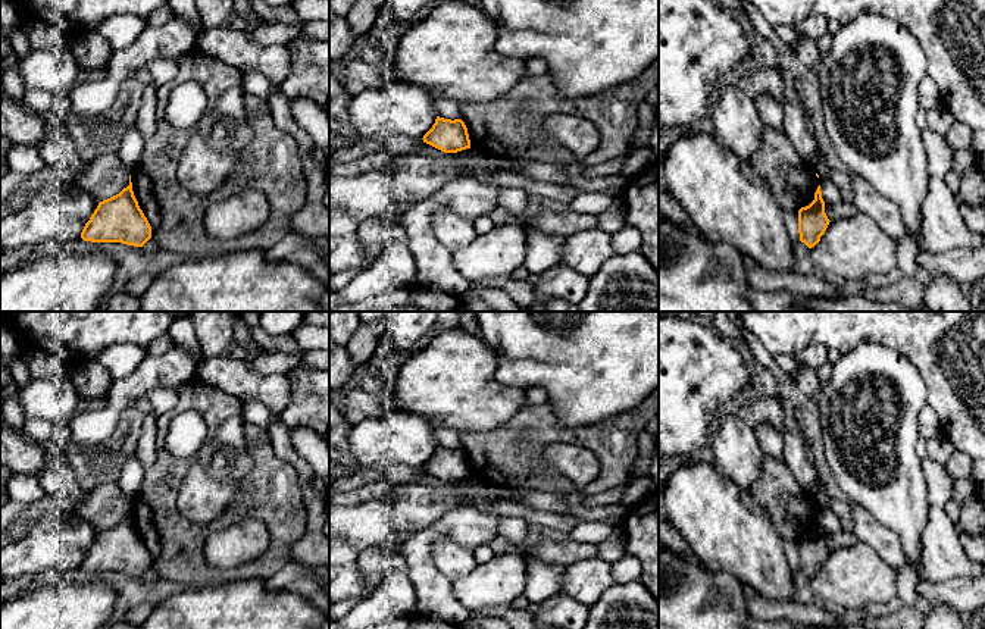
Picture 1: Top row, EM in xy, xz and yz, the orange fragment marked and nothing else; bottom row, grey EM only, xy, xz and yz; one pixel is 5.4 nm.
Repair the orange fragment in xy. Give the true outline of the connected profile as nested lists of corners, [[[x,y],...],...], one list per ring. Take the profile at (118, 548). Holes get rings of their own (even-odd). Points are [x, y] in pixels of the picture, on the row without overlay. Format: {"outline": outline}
{"outline": [[[131,504],[126,517],[98,532],[81,567],[91,572],[122,572],[134,576],[143,576],[151,567],[151,556],[134,525]]]}

